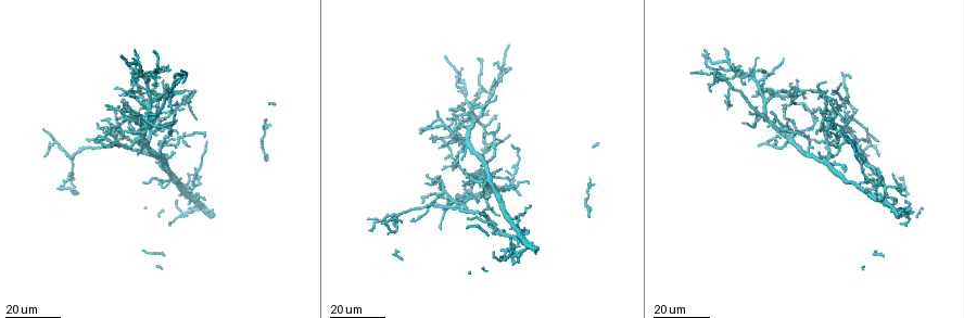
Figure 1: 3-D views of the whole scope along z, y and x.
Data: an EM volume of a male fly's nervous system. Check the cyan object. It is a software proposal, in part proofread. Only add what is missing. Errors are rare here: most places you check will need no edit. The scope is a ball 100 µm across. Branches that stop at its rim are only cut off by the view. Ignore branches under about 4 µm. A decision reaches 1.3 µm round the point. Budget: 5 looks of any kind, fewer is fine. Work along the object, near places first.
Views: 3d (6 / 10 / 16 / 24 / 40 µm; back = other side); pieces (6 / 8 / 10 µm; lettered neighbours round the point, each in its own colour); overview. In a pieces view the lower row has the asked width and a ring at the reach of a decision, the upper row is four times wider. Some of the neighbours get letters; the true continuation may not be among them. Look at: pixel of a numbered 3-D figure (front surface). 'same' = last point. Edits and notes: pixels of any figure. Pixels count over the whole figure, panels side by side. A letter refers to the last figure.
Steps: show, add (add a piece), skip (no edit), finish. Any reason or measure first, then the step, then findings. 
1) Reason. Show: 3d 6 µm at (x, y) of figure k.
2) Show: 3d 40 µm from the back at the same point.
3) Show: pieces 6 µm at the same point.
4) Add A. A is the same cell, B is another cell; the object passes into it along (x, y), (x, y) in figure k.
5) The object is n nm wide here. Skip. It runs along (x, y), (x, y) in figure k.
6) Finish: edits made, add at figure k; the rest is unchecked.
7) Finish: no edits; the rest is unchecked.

Free end. Show: 3d 24 µm at (112, 147) of figure 1.

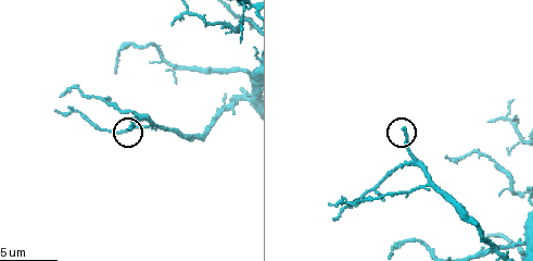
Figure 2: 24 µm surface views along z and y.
Show: pieces 8 µm at (128, 126) of figure 2.

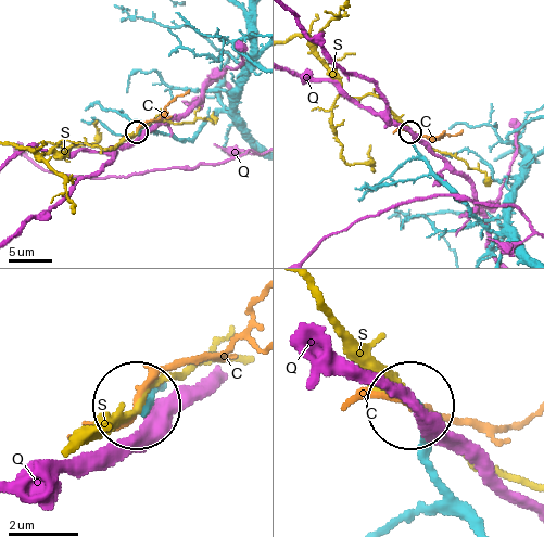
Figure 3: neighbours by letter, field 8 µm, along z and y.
Skip. C, Q and S are other cells; none of them fits.

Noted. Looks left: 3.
Free end. Show: 3d 24 µm at (497, 124) of figure 1.

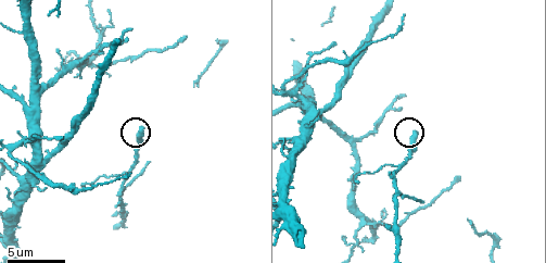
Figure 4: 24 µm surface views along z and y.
Show: pieces 6 µm at (142, 130) of figure 4.

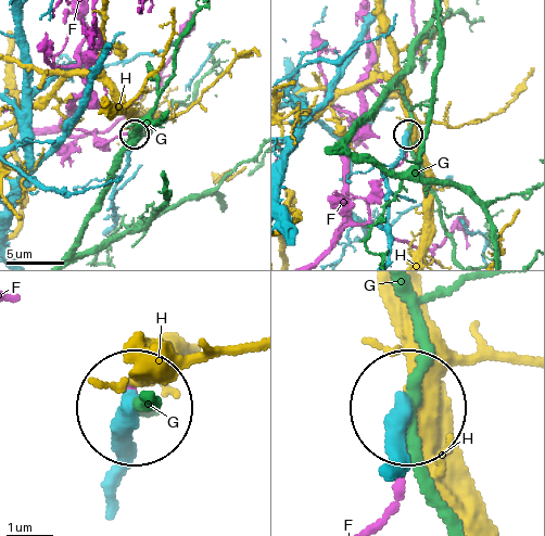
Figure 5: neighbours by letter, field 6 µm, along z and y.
Skip. F, G and H are other cells; it runs along (384, 460), (408, 406) in figure 5; no lettered piece goes on from it.

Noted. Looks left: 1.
Finish: no edits; the rest is unchecked.

